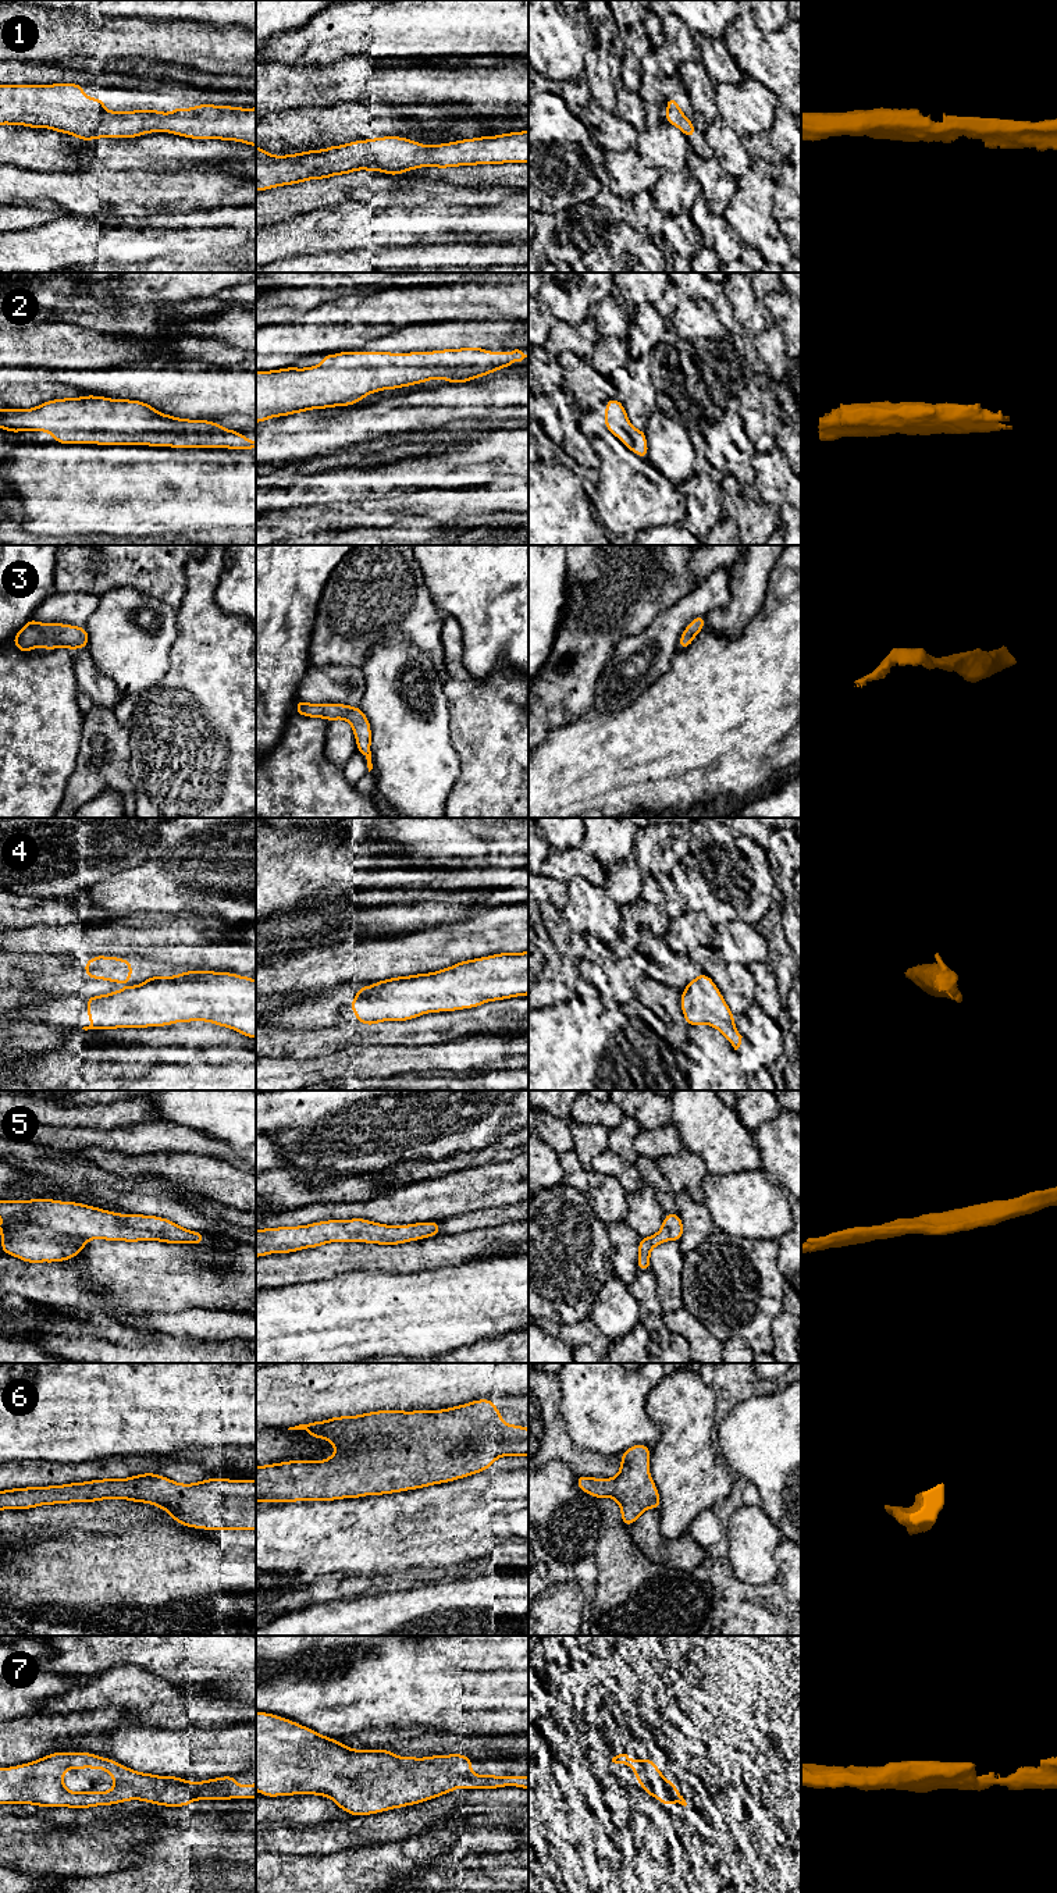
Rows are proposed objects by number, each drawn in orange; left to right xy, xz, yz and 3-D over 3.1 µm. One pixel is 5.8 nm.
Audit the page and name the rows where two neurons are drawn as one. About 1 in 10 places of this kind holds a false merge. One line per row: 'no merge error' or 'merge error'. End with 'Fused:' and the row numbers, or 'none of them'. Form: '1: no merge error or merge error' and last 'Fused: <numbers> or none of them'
1: no merge error
2: no merge error
3: no merge error
4: no merge error
5: no merge error
6: no merge error
7: no merge error
Fused: none of them

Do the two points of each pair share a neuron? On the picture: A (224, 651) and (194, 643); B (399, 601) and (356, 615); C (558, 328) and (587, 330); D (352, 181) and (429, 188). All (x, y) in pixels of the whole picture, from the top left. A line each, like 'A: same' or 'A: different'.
A: same
B: same
C: same
D: same

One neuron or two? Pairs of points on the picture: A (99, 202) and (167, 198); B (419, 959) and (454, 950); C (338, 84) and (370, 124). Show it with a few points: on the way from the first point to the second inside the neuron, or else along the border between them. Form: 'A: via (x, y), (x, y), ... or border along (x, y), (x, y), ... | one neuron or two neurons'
A: via (116, 198), (150, 198) | one neuron
B: via (427, 950), (445, 950) | one neuron
C: border along (384, 103), (338, 102), (320, 107) | two neurons

